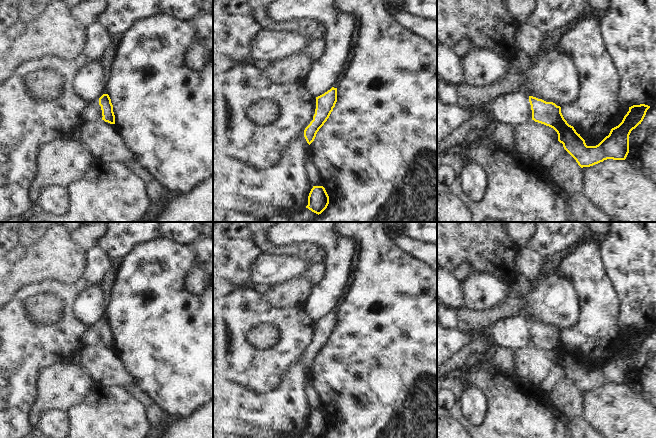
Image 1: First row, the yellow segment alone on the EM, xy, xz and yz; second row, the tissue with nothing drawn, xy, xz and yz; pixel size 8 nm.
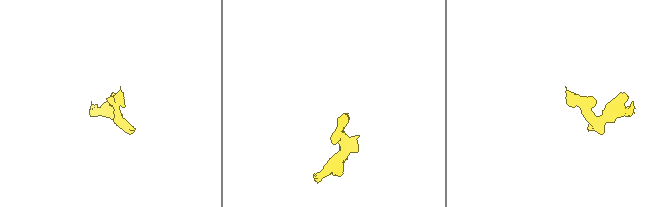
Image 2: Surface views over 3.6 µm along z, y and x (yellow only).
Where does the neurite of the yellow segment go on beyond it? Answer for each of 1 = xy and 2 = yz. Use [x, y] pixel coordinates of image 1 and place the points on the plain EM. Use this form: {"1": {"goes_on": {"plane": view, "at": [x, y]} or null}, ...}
{"1": {"goes_on": null}, "2": {"goes_on": null}}

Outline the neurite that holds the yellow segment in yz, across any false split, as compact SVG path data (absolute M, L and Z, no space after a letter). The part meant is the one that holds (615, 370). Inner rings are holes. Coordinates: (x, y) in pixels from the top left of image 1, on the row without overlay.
M529 320L529 326L532 344L553 352L558 358L558 365L581 392L607 383L625 384L629 377L629 359L641 348L650 332L645 328L629 331L622 346L612 352L608 360L596 370L587 370L580 358L564 343L560 330L533 320Z

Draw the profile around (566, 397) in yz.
M565 373L557 381L550 399L560 414L565 414L569 418L583 415L581 391Z

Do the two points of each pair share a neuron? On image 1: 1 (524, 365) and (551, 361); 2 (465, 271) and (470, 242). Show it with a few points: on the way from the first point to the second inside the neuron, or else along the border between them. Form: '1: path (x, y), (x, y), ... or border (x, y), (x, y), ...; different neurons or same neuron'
1: path (531, 365), (544, 361); same neuron
2: border (472, 268), (469, 265), (460, 265), (453, 272); different neurons

